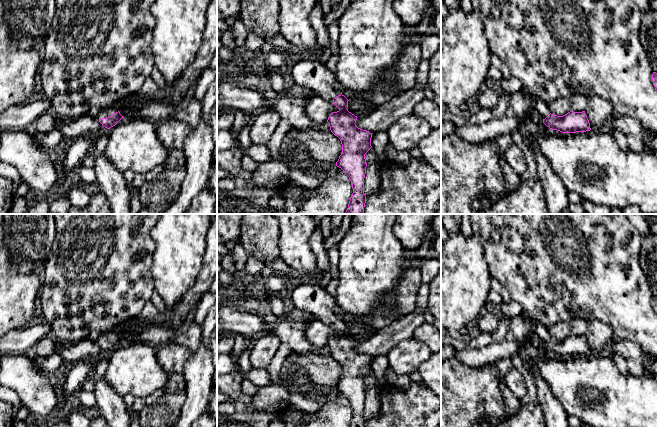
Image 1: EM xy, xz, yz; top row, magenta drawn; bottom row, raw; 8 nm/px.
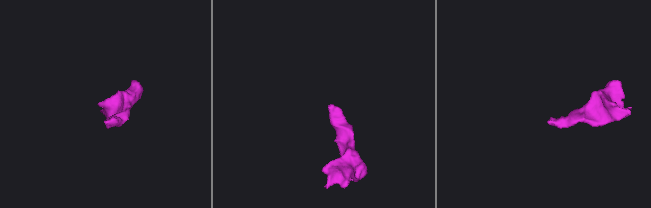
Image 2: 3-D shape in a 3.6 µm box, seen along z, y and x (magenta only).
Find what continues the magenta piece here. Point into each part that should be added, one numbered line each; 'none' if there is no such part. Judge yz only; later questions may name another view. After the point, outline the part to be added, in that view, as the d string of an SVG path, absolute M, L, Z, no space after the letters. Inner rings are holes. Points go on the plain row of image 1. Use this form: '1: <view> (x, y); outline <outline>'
1: yz (540, 333); outline M521 313L521 315L523 319L533 324L533 331L525 337L527 342L540 342L543 344L550 338L549 330L546 326L531 319L526 313Z

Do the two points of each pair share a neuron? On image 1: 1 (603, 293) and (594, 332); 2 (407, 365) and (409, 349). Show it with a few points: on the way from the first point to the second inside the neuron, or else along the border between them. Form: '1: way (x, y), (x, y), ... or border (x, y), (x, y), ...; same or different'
1: border (588, 321), (599, 320), (606, 323), (614, 337); different
2: way (407, 361), (409, 353); same

